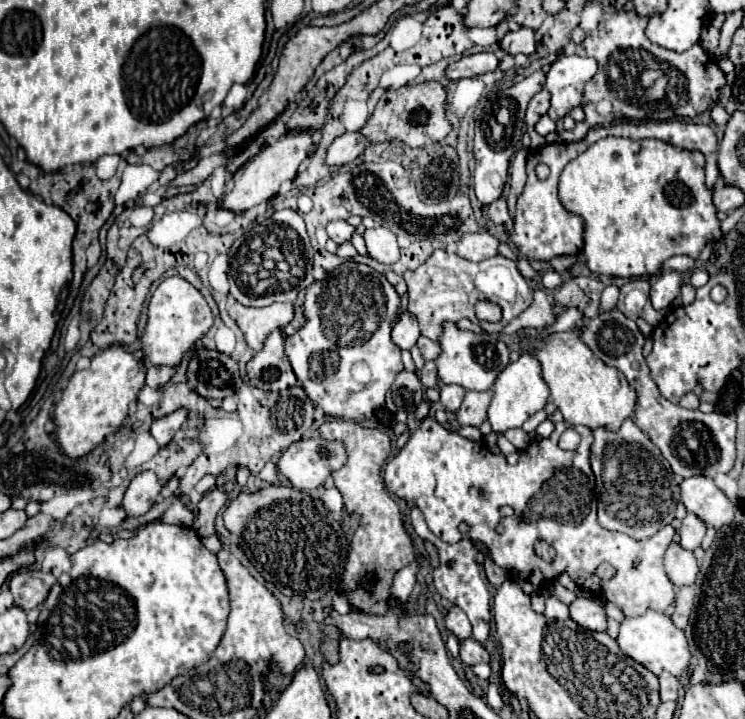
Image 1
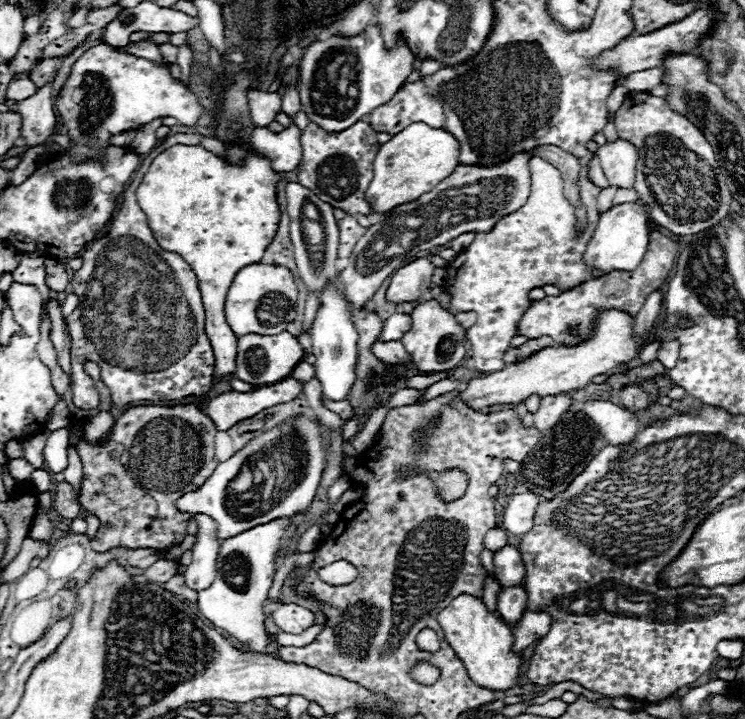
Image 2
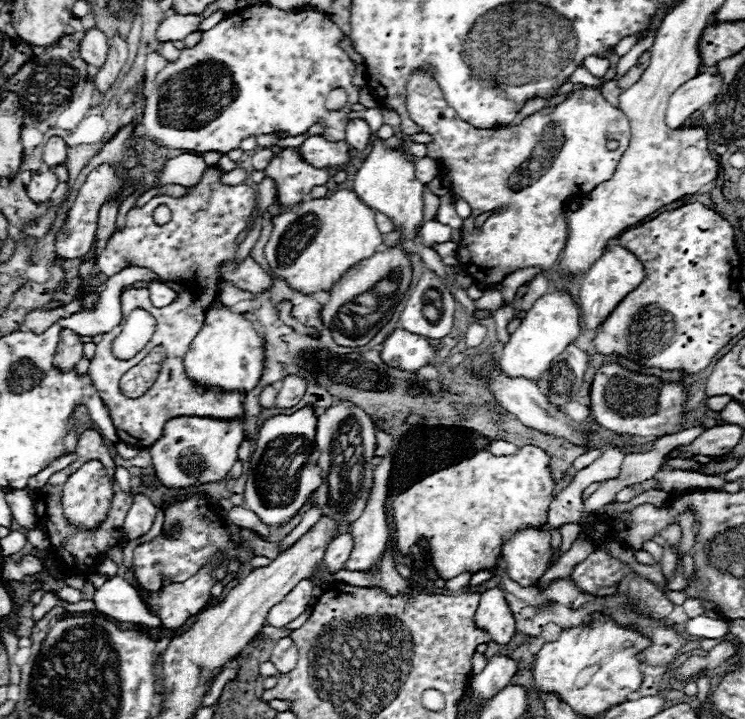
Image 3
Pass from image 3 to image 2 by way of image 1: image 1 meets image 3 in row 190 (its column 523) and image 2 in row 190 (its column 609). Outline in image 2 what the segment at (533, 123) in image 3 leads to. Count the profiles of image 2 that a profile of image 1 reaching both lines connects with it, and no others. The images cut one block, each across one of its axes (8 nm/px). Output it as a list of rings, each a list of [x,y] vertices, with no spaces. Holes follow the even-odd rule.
[[[532,156],[528,164],[532,172],[532,186],[530,186],[530,196],[526,204],[518,208],[516,212],[500,218],[490,232],[476,234],[474,242],[468,248],[464,248],[464,252],[460,252],[446,268],[444,288],[452,300],[450,312],[456,314],[460,310],[474,310],[478,314],[476,324],[470,330],[466,330],[466,338],[472,344],[472,364],[476,370],[484,374],[502,370],[506,366],[502,356],[510,348],[510,340],[518,334],[518,324],[524,312],[532,306],[532,300],[528,298],[532,288],[538,288],[544,284],[556,284],[562,290],[570,290],[592,278],[592,270],[582,262],[582,254],[598,224],[596,198],[600,194],[600,188],[594,188],[594,192],[580,192],[582,206],[586,206],[588,226],[578,236],[576,234],[576,208],[564,198],[564,180],[560,176],[560,170],[556,170],[550,162],[542,160],[540,156]]]

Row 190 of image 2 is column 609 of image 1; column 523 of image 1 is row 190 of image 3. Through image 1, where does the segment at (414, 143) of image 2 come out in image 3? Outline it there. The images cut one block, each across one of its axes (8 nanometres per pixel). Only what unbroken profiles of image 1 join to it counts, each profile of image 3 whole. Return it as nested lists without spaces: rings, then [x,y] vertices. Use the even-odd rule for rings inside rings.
[[[338,190],[328,198],[302,202],[288,208],[272,222],[272,236],[264,246],[270,274],[272,278],[284,278],[290,288],[304,294],[330,292],[332,284],[336,284],[352,264],[370,258],[382,244],[374,212],[358,200],[356,192],[350,190]]]

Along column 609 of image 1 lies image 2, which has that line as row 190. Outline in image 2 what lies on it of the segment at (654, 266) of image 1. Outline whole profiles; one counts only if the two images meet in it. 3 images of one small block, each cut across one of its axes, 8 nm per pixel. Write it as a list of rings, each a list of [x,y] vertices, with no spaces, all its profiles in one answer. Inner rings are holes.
[[[176,144],[164,150],[158,158],[154,158],[140,188],[136,190],[136,200],[140,208],[146,212],[150,230],[156,242],[160,244],[160,248],[166,252],[180,254],[198,276],[202,302],[206,310],[206,334],[210,338],[214,358],[216,358],[214,378],[234,376],[236,372],[238,336],[230,330],[226,322],[224,302],[236,272],[248,264],[260,262],[260,258],[264,256],[264,250],[268,248],[268,244],[272,242],[272,236],[276,234],[276,228],[280,222],[280,208],[276,202],[276,182],[278,182],[278,172],[272,170],[270,160],[264,158],[262,154],[252,152],[244,164],[232,166],[222,158],[214,156],[212,152],[204,150],[202,146]]]

